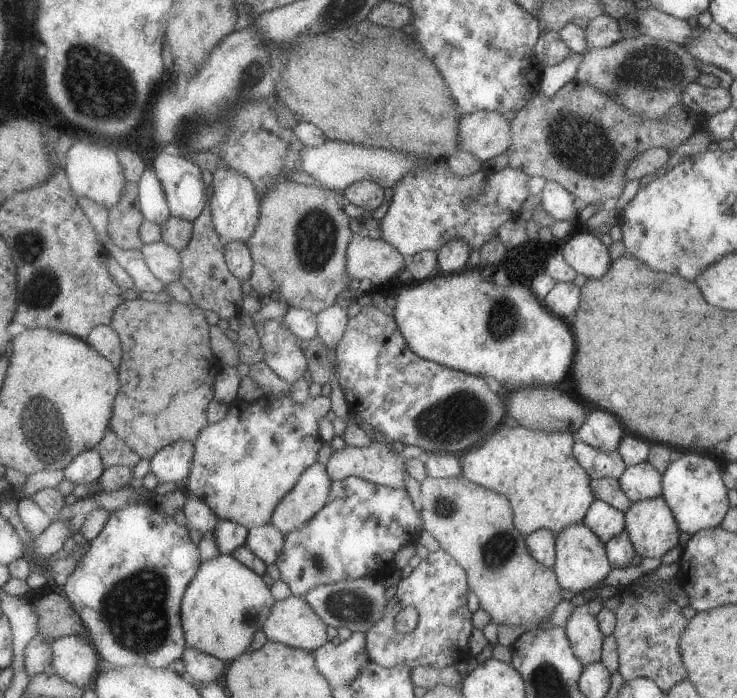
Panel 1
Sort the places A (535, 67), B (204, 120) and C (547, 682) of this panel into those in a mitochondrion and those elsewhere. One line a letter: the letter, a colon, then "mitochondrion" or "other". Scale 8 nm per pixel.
A: other
B: mitochondrion
C: mitochondrion

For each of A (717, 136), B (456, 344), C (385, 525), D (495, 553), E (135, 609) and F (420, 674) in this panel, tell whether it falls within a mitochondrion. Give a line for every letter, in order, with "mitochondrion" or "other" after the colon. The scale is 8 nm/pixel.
A: other
B: other
C: other
D: mitochondrion
E: mitochondrion
F: other

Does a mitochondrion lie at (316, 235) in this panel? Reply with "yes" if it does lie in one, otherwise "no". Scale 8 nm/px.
yes

